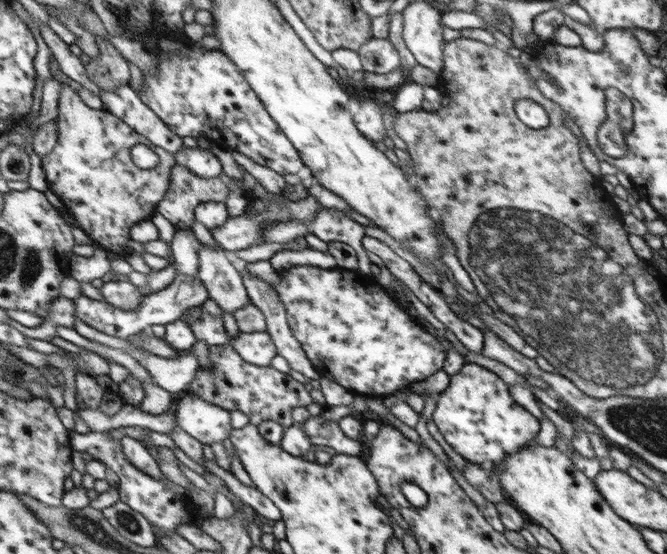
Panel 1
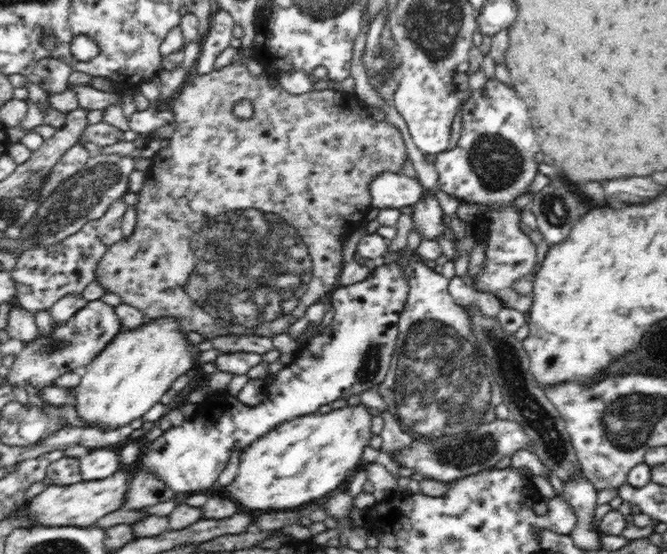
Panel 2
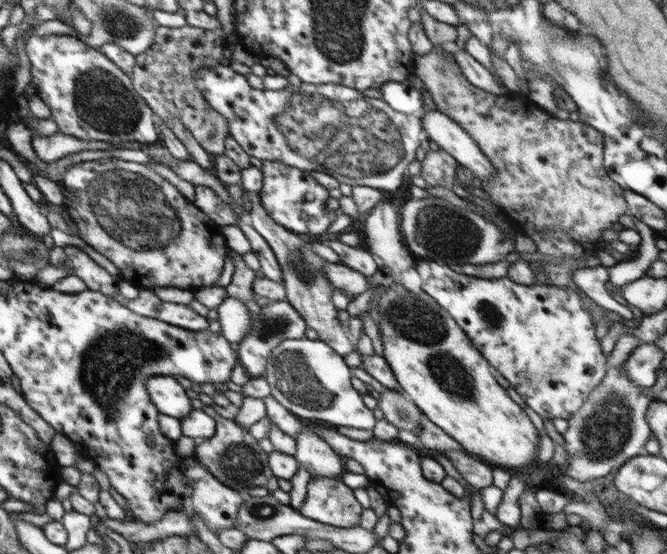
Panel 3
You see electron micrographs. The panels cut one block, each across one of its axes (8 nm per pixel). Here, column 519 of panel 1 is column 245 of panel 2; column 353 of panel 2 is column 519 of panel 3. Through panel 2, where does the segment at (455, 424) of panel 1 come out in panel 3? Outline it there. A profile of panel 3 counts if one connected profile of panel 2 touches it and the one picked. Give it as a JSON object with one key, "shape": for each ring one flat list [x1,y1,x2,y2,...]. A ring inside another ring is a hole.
{"shape":[[419,259,417,271,421,276,422,290,430,295,464,330,470,342,510,382,524,402,542,418,572,418,590,398,596,386,604,380,609,354,601,350,596,338,596,324,590,314,590,304,584,302,571,289,558,289,548,284,522,286,510,278,485,279,459,274,436,261]]}

